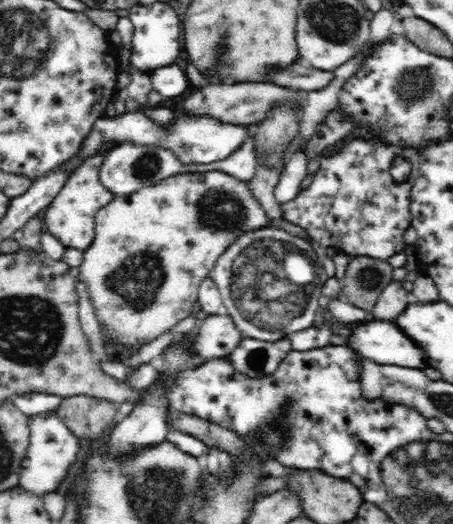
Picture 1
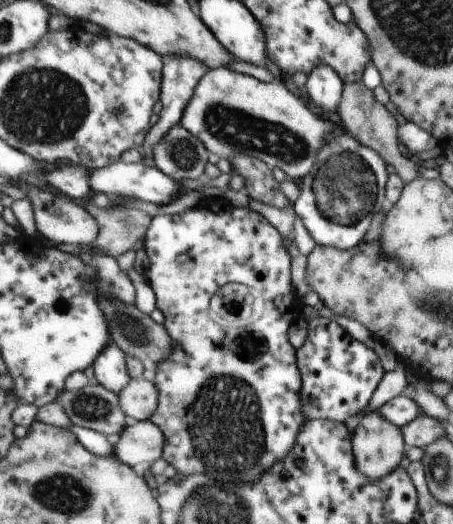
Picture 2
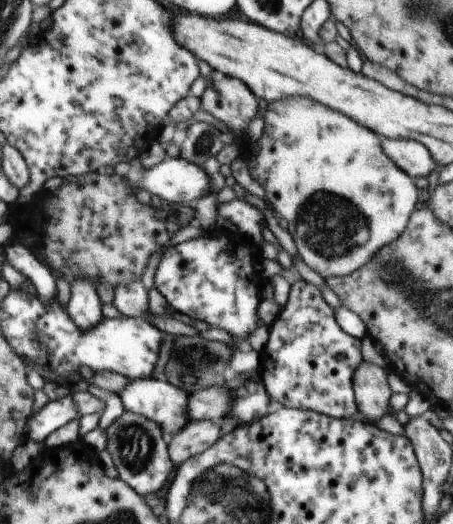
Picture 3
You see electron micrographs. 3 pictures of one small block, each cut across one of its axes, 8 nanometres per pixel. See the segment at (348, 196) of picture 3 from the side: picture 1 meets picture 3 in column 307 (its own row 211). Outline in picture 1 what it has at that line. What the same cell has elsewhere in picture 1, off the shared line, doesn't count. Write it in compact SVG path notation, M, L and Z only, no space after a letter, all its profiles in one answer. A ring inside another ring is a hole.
M220 171L186 172L131 195L115 196L95 214L93 241L83 251L78 274L78 280L88 288L100 328L112 332L116 344L124 346L142 346L172 331L181 320L194 313L199 284L209 276L217 258L238 236L270 226L269 220L246 181Z

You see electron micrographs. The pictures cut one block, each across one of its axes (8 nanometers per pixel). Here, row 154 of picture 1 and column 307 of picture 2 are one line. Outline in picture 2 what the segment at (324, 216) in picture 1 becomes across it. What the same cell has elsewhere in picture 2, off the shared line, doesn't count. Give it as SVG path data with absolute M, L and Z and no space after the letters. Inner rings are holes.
M316 316L307 321L306 339L297 350L298 370L302 376L302 414L305 421L328 419L344 423L348 416L368 406L384 376L382 364L375 351L356 342L335 320Z

